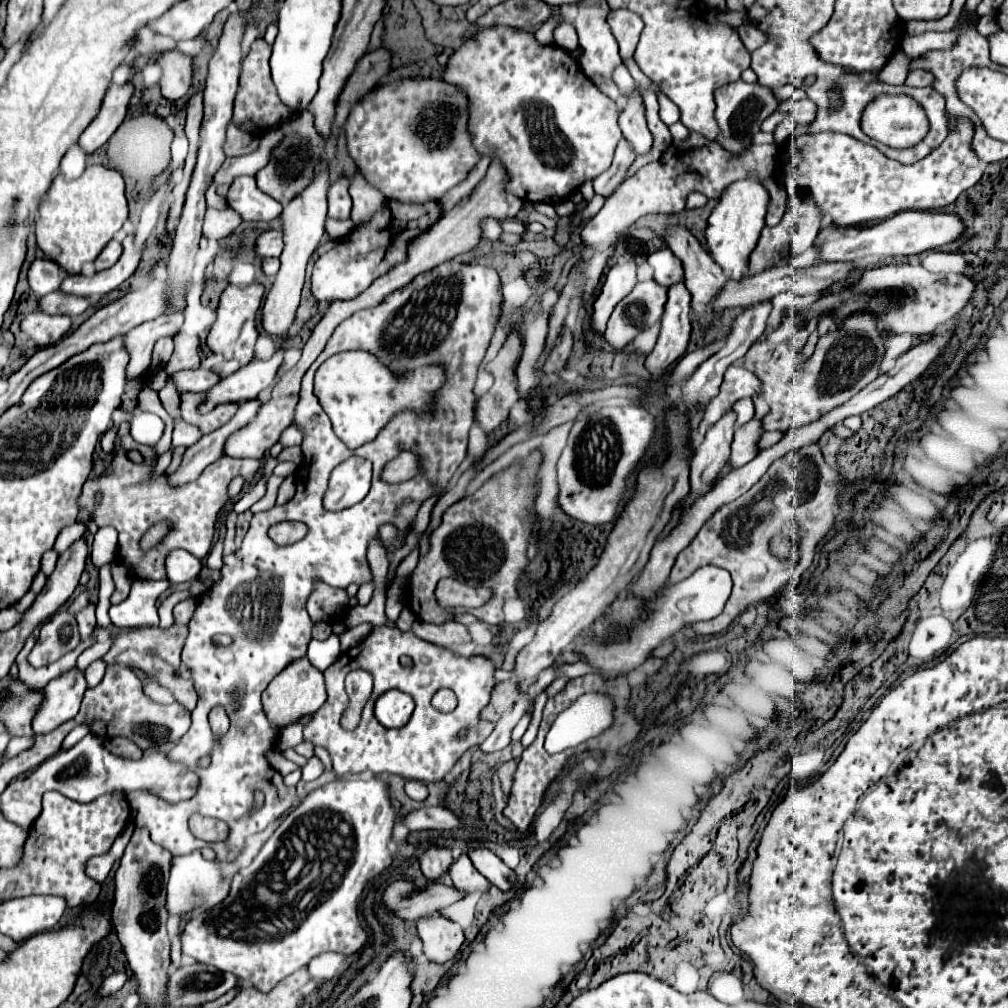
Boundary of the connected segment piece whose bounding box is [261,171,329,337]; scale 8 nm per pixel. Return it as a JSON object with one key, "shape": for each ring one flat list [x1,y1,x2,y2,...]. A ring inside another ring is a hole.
{"shape":[[319,171,319,175,315,175,311,187,307,187,307,191,303,191,301,195,291,199,291,203,285,205,285,209,279,217,283,237,285,237,283,239,285,247,279,257,281,267,277,271,273,287,269,289,267,297,265,297,263,311,261,311,261,327,267,335,273,335,273,337,287,335,287,331,295,319,295,311,297,311,299,299,301,299,307,261,313,255,313,251,317,249,317,245,325,233,323,223,327,219,327,189,329,189,329,173,323,175,323,171]]}

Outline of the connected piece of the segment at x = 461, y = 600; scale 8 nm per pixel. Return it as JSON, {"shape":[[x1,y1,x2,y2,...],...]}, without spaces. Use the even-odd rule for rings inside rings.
{"shape":[[443,579,437,585,437,599,449,607,479,607,491,597,487,587,469,587,455,579]]}

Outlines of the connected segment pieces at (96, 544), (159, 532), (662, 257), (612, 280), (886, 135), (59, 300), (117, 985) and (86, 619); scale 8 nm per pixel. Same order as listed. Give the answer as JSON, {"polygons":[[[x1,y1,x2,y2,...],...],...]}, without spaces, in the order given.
{"polygons":[[[109,525,99,527,91,549,93,563,97,567,101,567,103,563,109,563,115,557,115,549,117,549,117,531]],[[167,521,155,523,155,525,151,525,151,529,143,535,143,539,141,539,139,545,143,547,143,551,149,551,151,547,157,547,159,541,163,541,163,537,165,537,169,531,171,531,171,527,169,527]],[[663,247,655,253,649,255,649,265,655,271,655,281,663,287,671,287,671,283,677,283,679,279,683,279,683,263,679,263,679,259,673,255,673,251,669,247]],[[621,261,609,269,609,273,605,275,605,283,601,287,601,293,593,303,593,315,591,315,591,329,593,331,597,331,597,333,605,331,605,325,607,325,611,311,635,287,635,283,637,283,635,263]],[[881,95,877,97,863,113,863,131,885,143,885,145,891,145,891,147,899,147,899,149,907,149,907,147,913,147,915,143,919,143,925,135,927,135,927,117,923,113,923,109,907,95]],[[53,291,51,295,45,295,39,299,37,311,43,311,47,315,71,315,77,317,89,307,89,299,85,297,73,297,73,295,63,295,59,291]],[[113,971,105,981,103,981,103,985,101,985,101,989,99,989,99,993,101,995,109,995,109,993,115,993,115,991,119,991,123,985,125,985,125,981,127,981,127,973,125,971]],[[87,603,79,613,75,613,75,619,79,623,79,633,81,639,87,639,95,627,95,603]]]}

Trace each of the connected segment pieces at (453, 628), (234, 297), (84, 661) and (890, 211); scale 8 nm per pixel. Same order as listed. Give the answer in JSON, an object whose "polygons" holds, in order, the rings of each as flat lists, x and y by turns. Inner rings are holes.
{"polygons":[[[415,621,411,631,421,637,423,641,431,641,435,645,447,647,453,643,469,643,471,635,467,631,465,625,457,623,457,621,447,621,441,625,433,625,433,623,425,623,425,621]],[[257,283,249,285,247,289,237,289,235,285,229,285,219,301,219,309,217,309,217,321,213,323,213,329,207,335,207,347,211,349,211,353,219,353,223,355,227,361,229,359,237,359,241,365,247,365,253,359,253,347,257,341,257,329,255,329,255,315,257,309,263,301,263,293,265,289]],[[109,635,109,639,107,641,97,641,95,645,91,645,89,649,85,649,81,655,79,655,79,659,77,659,77,665,79,665,79,669,87,669,93,661,97,661,97,659,101,659,109,649,111,649,111,643,115,641,115,635]],[[963,119,955,123,947,139,925,159,903,165,887,159,873,145,849,135,820,132,807,137,807,143,795,157,797,185,811,191,821,215,829,215,837,227,883,221,899,211,931,211,953,203,963,191,971,189,983,175,979,159,971,151,973,125]]]}

